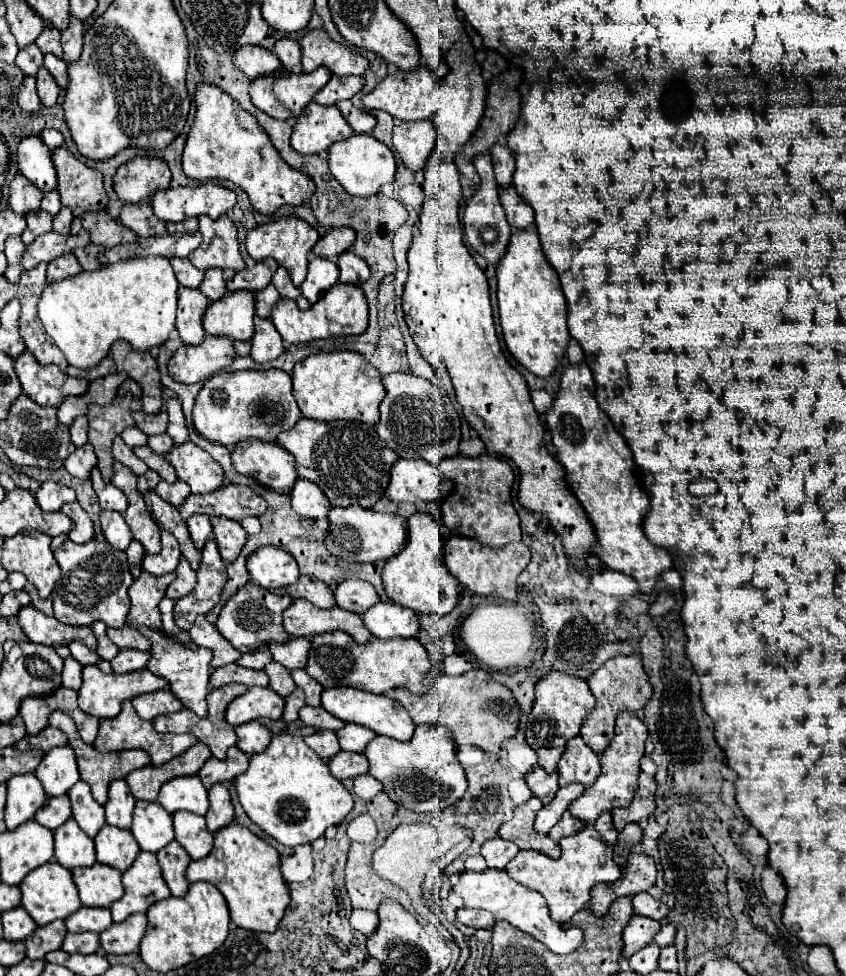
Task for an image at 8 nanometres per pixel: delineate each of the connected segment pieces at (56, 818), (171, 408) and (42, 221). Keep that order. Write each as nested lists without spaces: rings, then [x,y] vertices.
[[[67,795],[47,797],[45,805],[35,813],[35,821],[51,831],[55,831],[59,825],[63,825],[69,817],[71,817],[71,803],[69,803]]]
[[[169,399],[167,401],[167,413],[169,413],[169,425],[167,425],[167,435],[179,445],[187,441],[187,425],[183,417],[183,409],[179,399]]]
[[[37,209],[37,211],[33,211],[33,213],[27,213],[25,217],[27,217],[27,227],[25,227],[25,231],[21,233],[21,241],[23,241],[25,245],[29,245],[35,237],[51,231],[53,217],[51,217],[49,213]]]

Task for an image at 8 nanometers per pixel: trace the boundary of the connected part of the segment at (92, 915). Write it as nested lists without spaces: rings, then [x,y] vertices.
[[[79,907],[75,913],[71,913],[65,919],[69,933],[83,933],[83,931],[95,931],[101,933],[113,923],[109,909],[105,907]]]

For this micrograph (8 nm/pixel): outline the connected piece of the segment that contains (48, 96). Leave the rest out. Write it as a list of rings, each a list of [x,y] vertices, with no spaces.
[[[41,67],[37,73],[37,93],[39,93],[39,99],[45,107],[55,105],[57,95],[59,95],[59,85],[55,83],[55,79],[51,77],[51,73],[45,67]]]

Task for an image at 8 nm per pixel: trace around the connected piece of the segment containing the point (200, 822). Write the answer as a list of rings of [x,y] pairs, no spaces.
[[[177,811],[173,813],[175,841],[189,853],[191,859],[203,859],[213,847],[213,835],[205,827],[205,817]]]

